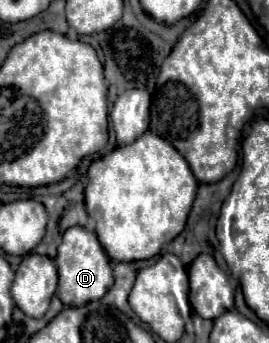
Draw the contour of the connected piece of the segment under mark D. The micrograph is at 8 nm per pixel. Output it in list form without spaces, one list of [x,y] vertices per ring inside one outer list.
[[[70,227],[62,235],[62,243],[58,247],[58,297],[68,307],[80,307],[84,303],[100,299],[114,283],[112,267],[106,251],[100,247],[100,241],[94,233],[84,227]]]

